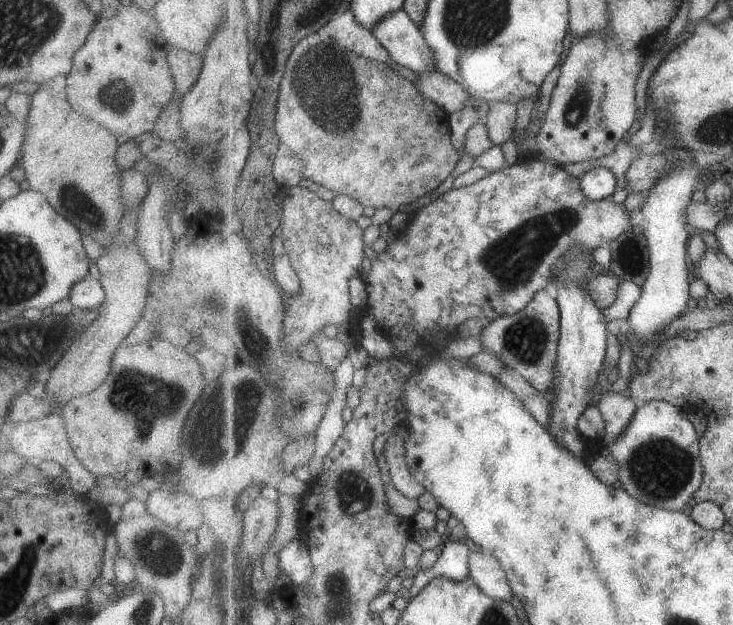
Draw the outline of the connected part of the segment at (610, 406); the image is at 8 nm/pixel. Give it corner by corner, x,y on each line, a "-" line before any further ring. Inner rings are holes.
616,388
613,392
605,392
604,399
598,404
603,411
607,425
605,441
614,445
630,428
638,406
632,397
626,397

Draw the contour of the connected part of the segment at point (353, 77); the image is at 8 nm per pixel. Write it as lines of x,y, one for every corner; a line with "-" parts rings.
312,34
312,36
308,36
296,46
292,57
288,61
287,72
281,86
276,123
277,132
282,138
284,146
297,153
305,163
303,174
306,179
323,185
337,195
352,196
366,207
371,206
376,210
387,208
393,211
401,211
403,207
416,202
426,194
436,192
454,174
454,170
458,168
463,156
461,152
458,152
458,148
456,148
456,144
452,140
450,116
451,114
441,105
431,99
426,99
416,83
408,80
408,78
401,77
394,68
391,70
389,65
361,56
333,37
328,36
327,38
322,34

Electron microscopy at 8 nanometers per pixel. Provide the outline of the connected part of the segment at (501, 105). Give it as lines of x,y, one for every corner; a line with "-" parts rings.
509,101
488,102
490,111
486,111
486,124
492,141
496,145
503,145
514,136
518,124
518,106

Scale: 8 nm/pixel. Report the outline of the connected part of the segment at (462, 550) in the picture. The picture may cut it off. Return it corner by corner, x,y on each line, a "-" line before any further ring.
448,537
440,558
435,565
421,569
415,577
411,595
420,595
434,580
438,578
464,581
471,578
471,552
468,544
456,538

